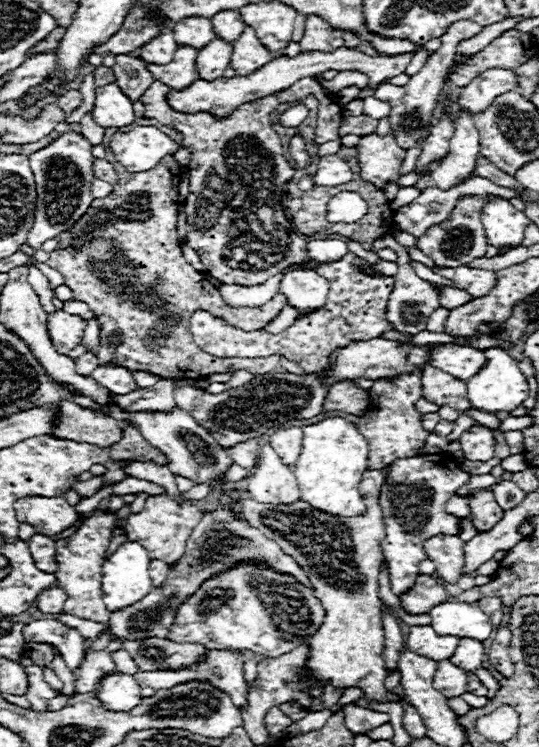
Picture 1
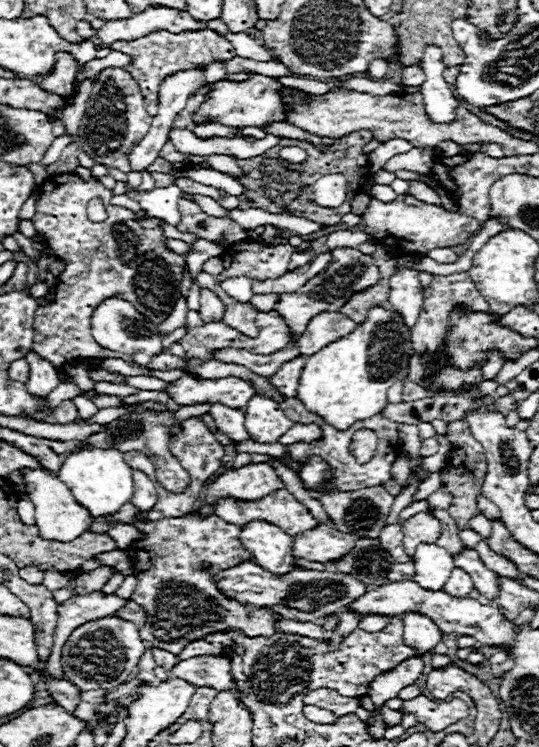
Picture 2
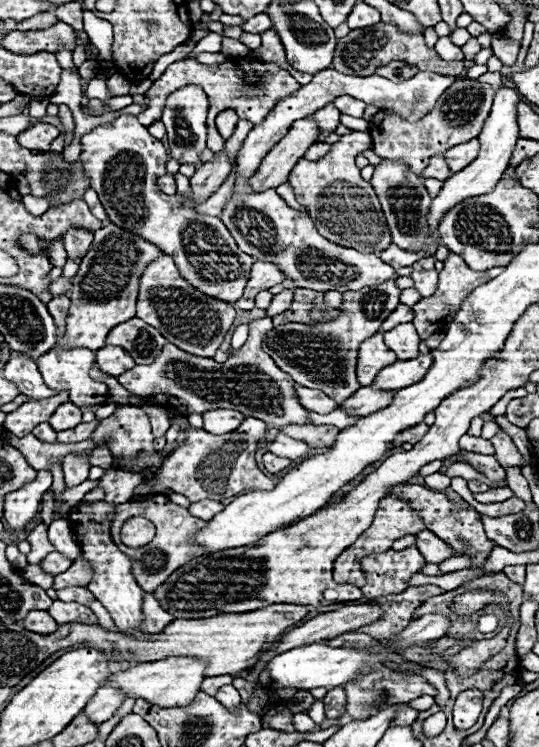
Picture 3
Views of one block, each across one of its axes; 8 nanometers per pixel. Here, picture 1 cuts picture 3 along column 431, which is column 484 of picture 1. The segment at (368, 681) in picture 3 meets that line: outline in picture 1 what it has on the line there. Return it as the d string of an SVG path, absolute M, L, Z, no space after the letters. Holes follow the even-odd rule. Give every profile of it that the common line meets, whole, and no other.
M468 674L468 690L476 696L486 696L488 694L488 688L480 682L480 678L476 674Z

